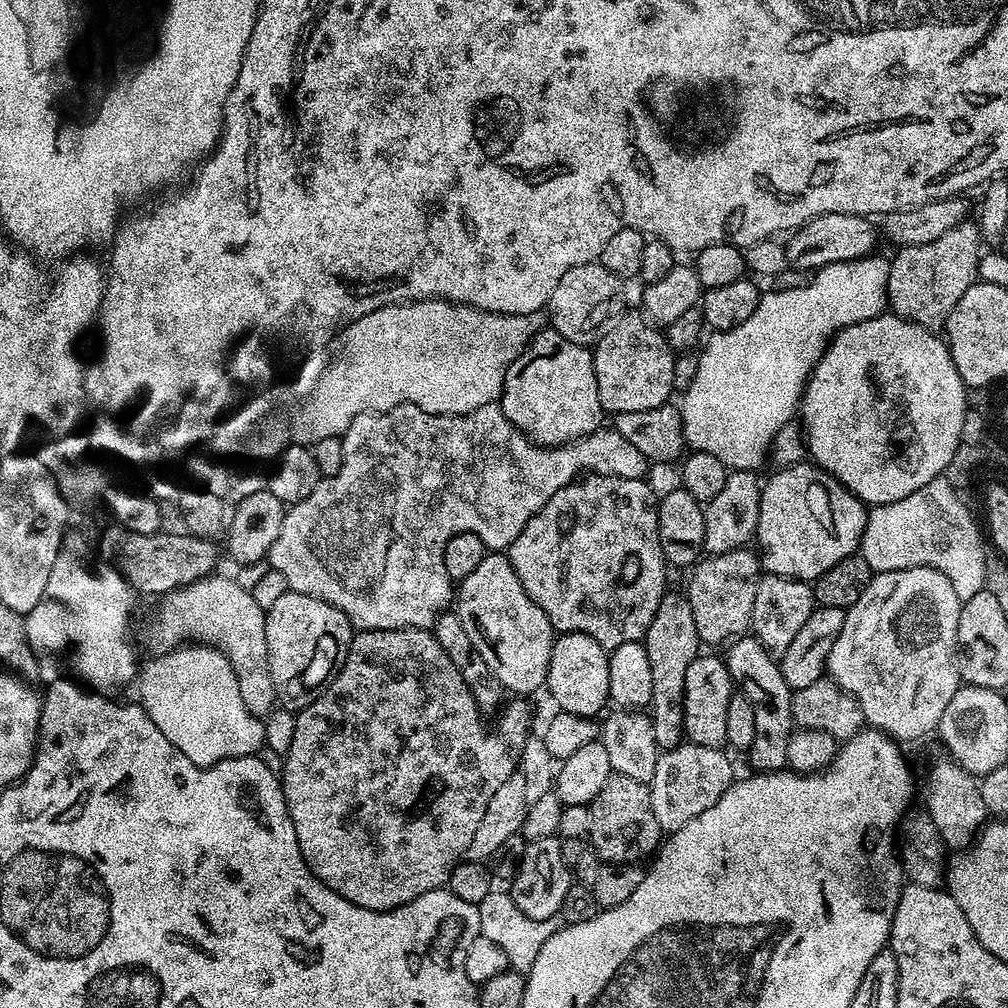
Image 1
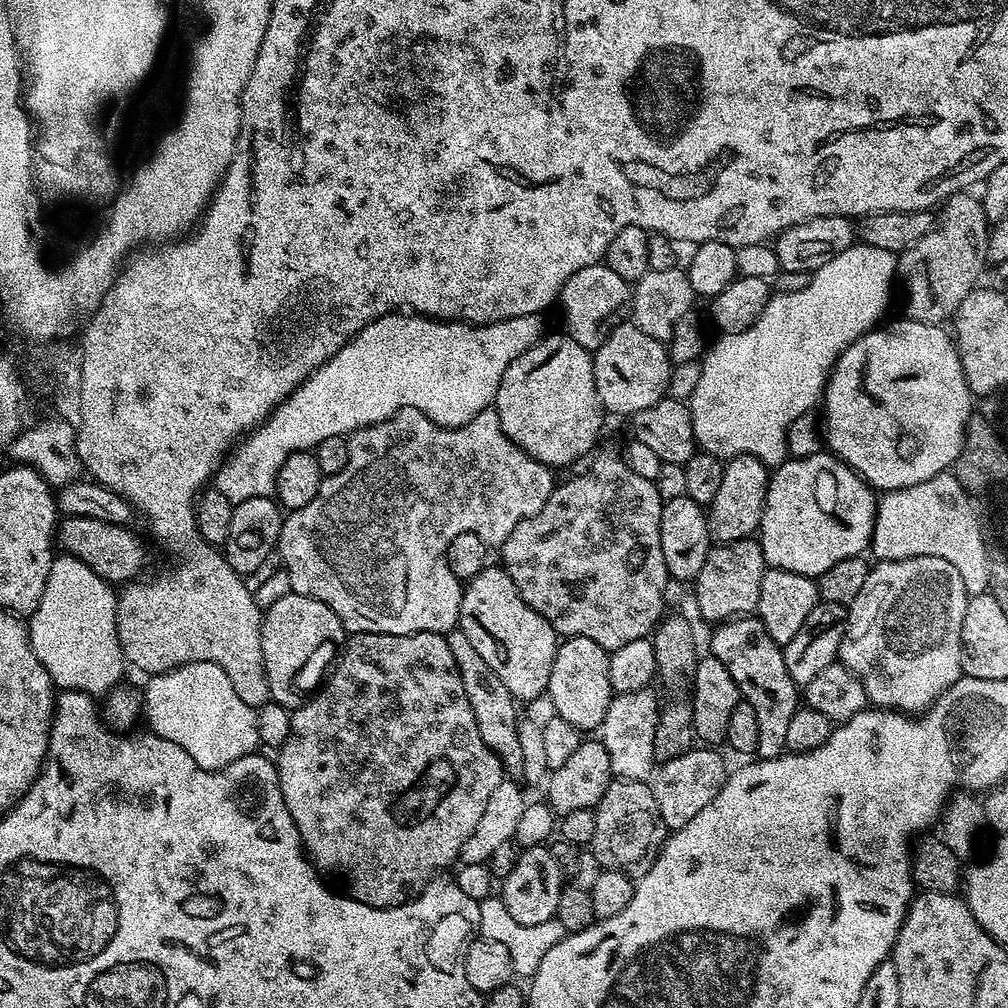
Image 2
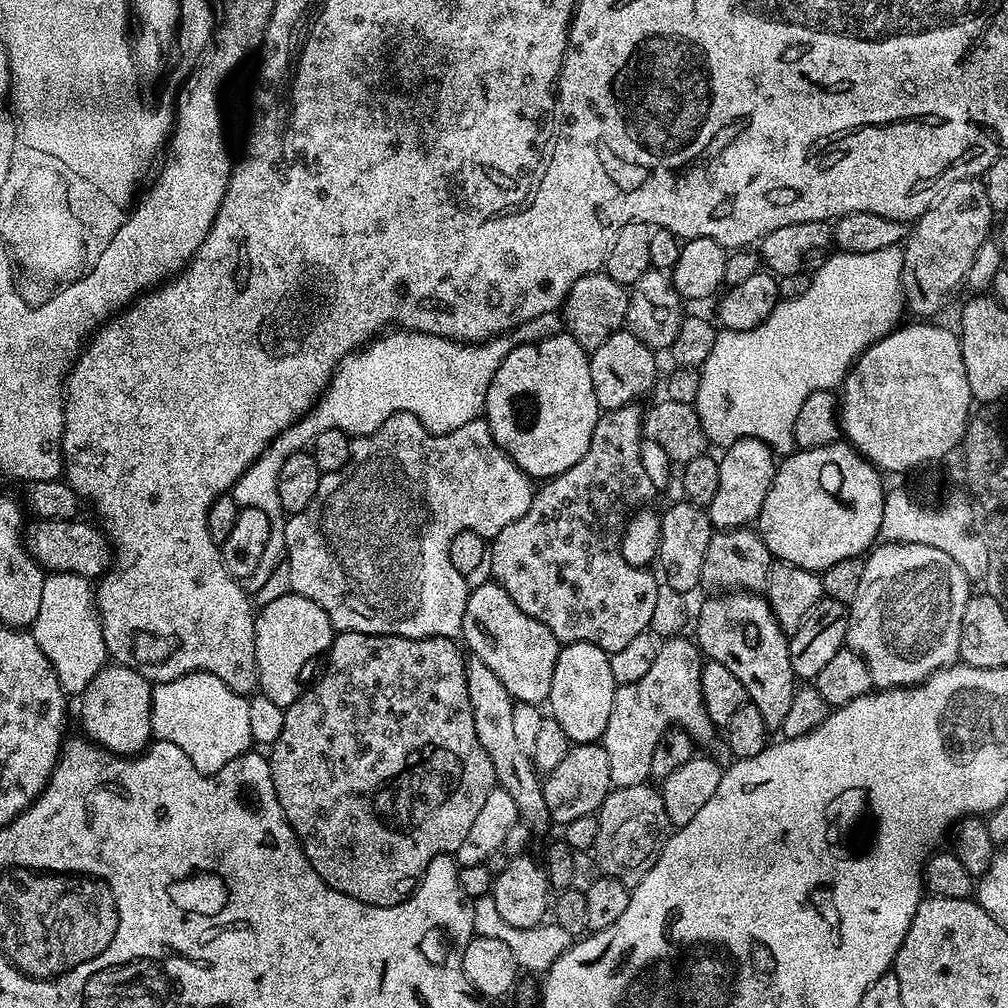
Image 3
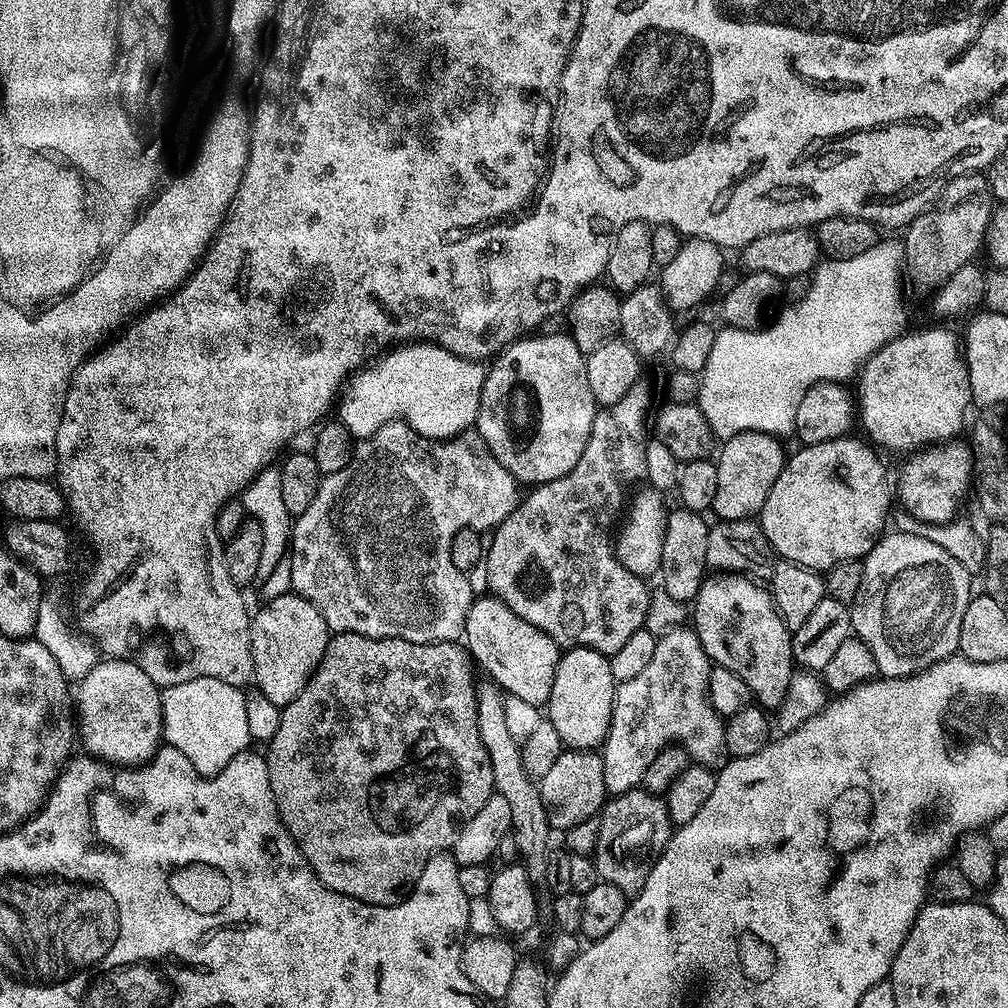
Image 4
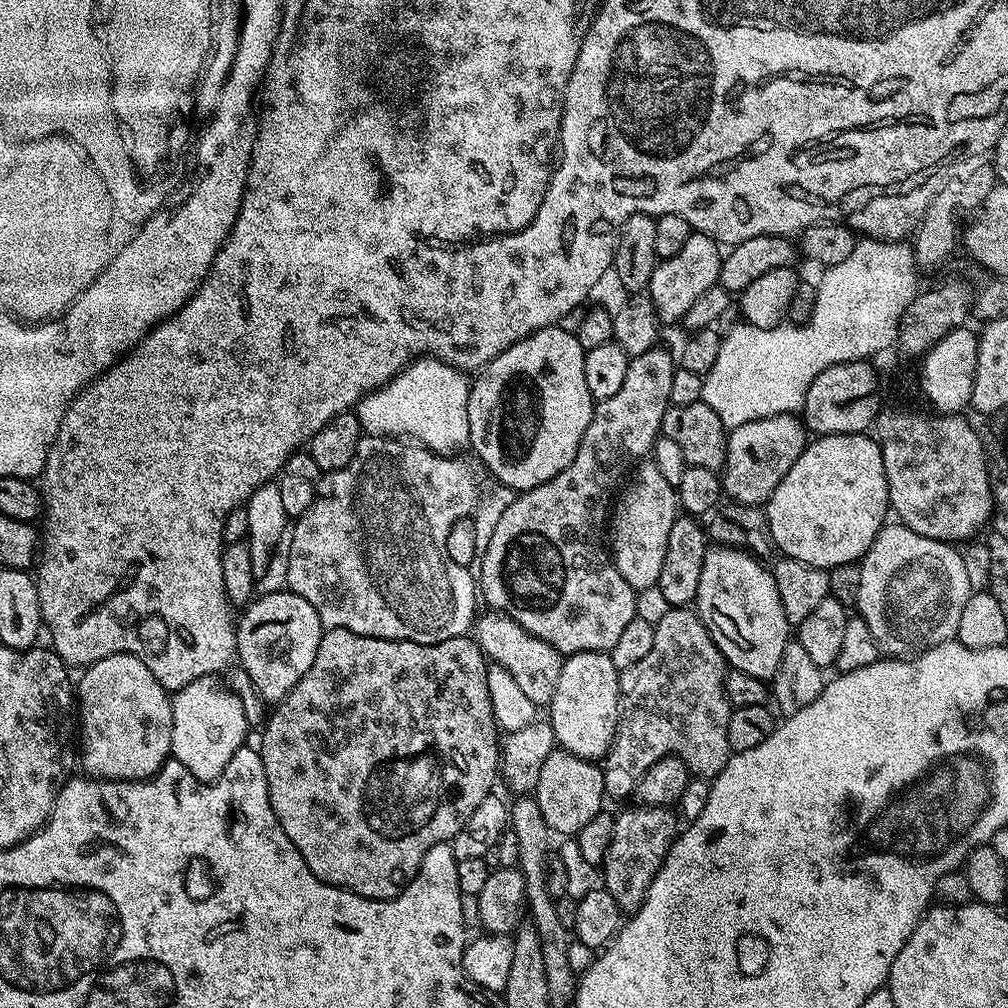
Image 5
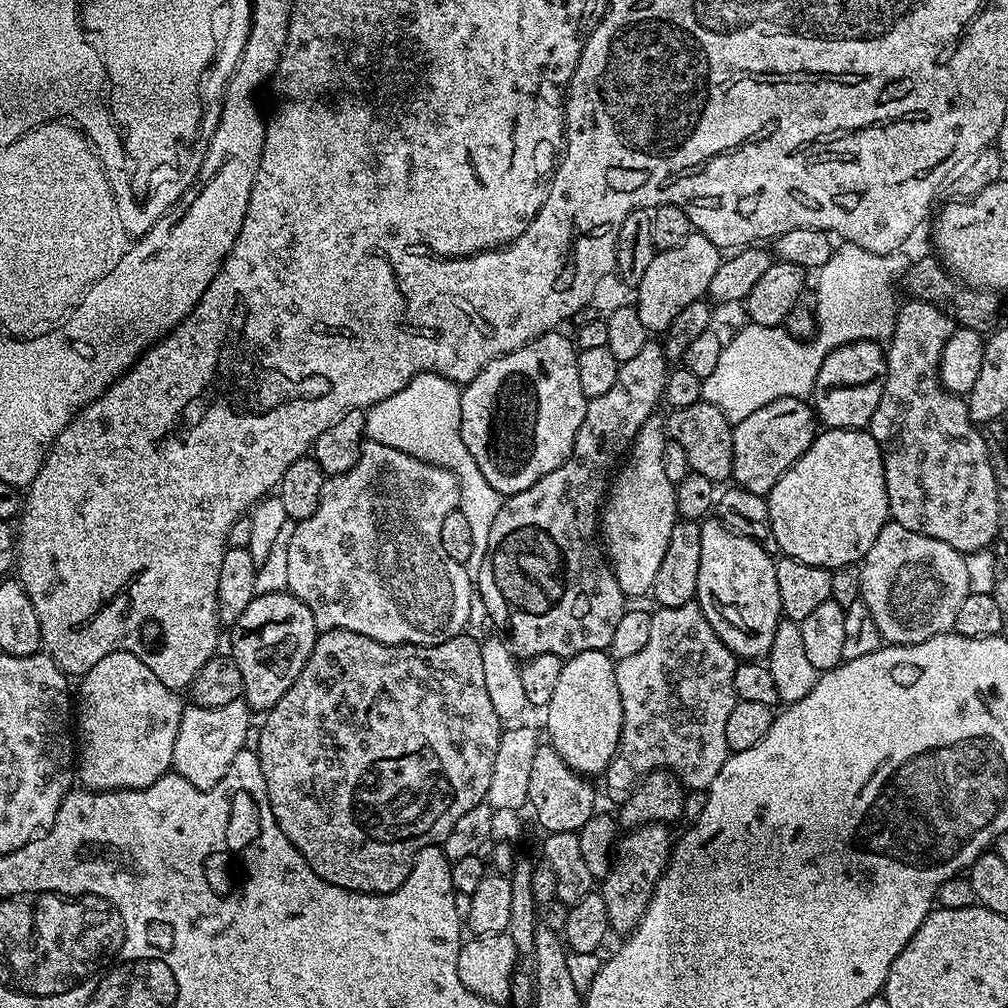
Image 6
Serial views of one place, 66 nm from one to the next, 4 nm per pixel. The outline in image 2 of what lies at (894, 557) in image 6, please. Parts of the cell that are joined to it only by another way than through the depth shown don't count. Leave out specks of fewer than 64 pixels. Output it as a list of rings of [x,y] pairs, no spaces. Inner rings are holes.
[[[915,556],[873,563],[858,598],[847,605],[848,620],[840,643],[839,663],[845,664],[858,677],[875,707],[899,710],[905,714],[927,709],[944,689],[962,675],[960,639],[968,598],[958,570],[954,570],[946,558]]]

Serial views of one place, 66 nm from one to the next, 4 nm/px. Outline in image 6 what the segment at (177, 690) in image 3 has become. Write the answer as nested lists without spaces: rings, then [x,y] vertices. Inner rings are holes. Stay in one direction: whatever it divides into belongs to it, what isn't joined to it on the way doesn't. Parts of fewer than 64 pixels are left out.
[[[243,699],[217,708],[185,707],[182,722],[178,726],[178,738],[174,742],[174,771],[195,788],[218,786],[218,782],[222,782],[230,770],[230,762],[234,762],[237,754],[244,751],[246,726],[250,723],[248,715],[250,709]]]

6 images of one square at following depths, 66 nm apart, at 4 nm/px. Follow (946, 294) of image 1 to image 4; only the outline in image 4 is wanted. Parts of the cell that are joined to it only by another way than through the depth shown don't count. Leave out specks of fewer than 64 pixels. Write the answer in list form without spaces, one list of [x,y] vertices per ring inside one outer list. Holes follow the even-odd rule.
[[[974,171],[951,177],[934,203],[915,216],[903,233],[904,266],[913,286],[927,294],[935,293],[954,270],[973,263],[972,255],[985,243],[993,211],[994,197],[987,175]]]

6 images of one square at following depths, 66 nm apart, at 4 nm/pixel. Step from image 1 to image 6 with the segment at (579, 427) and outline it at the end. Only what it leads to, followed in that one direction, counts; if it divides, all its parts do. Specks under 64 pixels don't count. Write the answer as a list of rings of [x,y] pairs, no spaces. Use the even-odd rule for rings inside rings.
[[[553,330],[546,333],[545,336],[538,337],[537,340],[530,341],[529,344],[522,345],[518,350],[498,357],[494,362],[487,364],[469,384],[463,385],[460,394],[462,442],[466,442],[466,450],[470,450],[470,458],[474,458],[474,462],[478,462],[478,470],[482,470],[486,482],[490,482],[490,486],[494,486],[494,490],[498,490],[500,495],[505,498],[534,486],[534,482],[538,482],[538,478],[550,474],[550,470],[558,470],[558,466],[562,466],[566,462],[566,458],[570,458],[570,450],[574,450],[574,438],[578,434],[578,426],[582,426],[582,418],[586,418],[586,406],[589,399],[582,394],[582,385],[578,382],[578,364],[576,362],[578,348],[569,337],[568,341],[562,333],[563,331]]]

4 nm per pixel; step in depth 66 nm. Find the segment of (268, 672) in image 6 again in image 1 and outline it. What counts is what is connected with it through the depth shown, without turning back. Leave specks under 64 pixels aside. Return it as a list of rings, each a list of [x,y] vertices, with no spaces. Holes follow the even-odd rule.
[[[286,592],[265,611],[266,654],[277,701],[285,709],[299,710],[314,702],[346,662],[354,635],[352,623],[334,606],[313,596]]]

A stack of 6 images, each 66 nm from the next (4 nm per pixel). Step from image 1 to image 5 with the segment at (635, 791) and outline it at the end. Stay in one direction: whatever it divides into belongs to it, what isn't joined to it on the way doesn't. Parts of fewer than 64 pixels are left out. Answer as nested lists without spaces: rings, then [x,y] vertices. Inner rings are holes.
[[[631,807],[615,813],[610,844],[602,865],[603,887],[607,888],[614,902],[618,902],[624,914],[635,914],[642,906],[678,832],[677,817],[672,817],[668,808]]]

